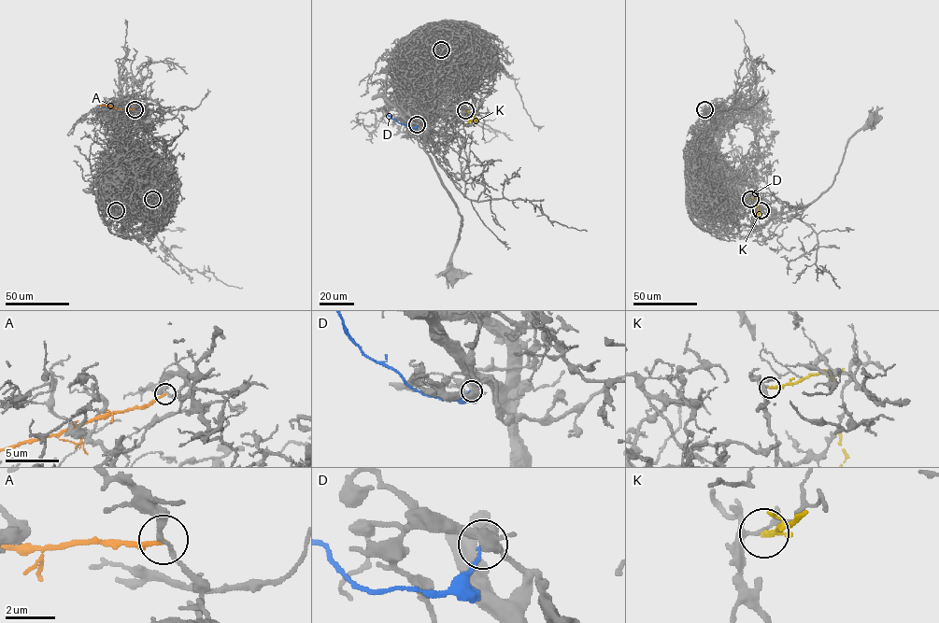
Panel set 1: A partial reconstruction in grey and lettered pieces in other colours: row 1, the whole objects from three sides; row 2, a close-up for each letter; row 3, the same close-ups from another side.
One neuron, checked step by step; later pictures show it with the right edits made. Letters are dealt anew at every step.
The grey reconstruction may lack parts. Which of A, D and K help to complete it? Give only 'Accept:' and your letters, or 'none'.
Accept: none

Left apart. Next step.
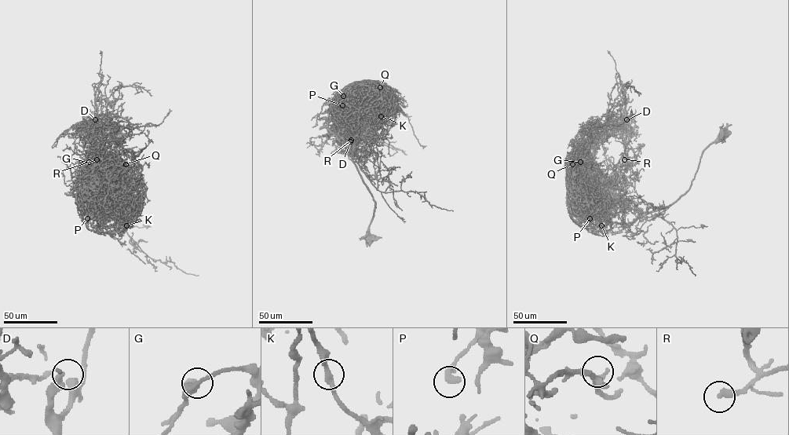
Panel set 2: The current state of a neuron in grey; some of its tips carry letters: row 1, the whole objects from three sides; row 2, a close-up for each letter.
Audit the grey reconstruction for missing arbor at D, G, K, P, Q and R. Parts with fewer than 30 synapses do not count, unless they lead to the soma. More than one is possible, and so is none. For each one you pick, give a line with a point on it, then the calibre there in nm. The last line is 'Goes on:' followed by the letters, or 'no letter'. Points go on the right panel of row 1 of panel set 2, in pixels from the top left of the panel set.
Goes on: no letter

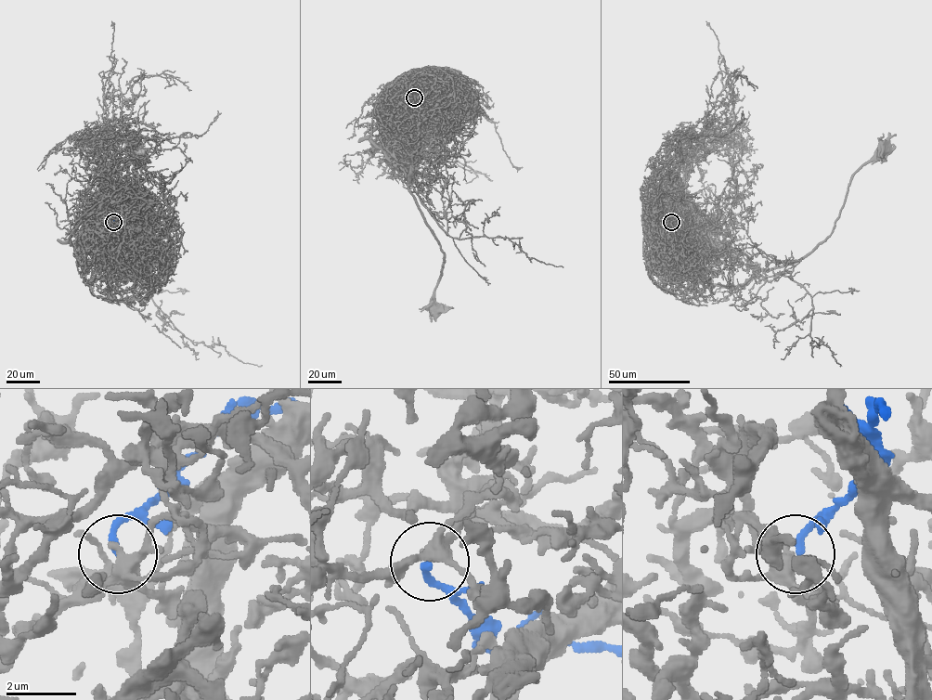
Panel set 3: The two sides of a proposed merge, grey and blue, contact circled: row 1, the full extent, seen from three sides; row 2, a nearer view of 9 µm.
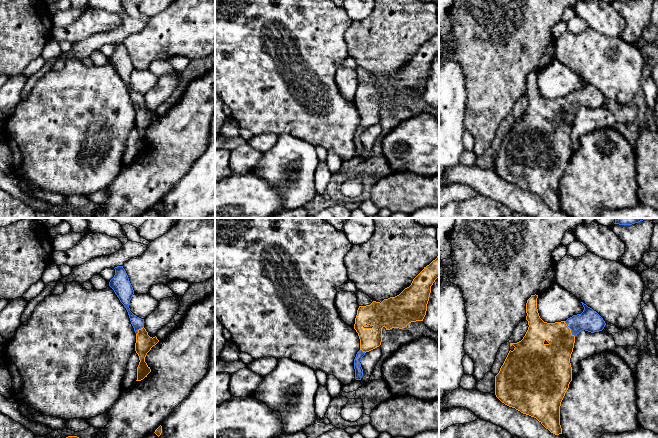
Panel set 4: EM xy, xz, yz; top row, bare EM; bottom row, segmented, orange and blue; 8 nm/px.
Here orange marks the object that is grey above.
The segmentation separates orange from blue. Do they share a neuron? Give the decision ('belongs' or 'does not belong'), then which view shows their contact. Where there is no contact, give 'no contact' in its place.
belongs | yz

